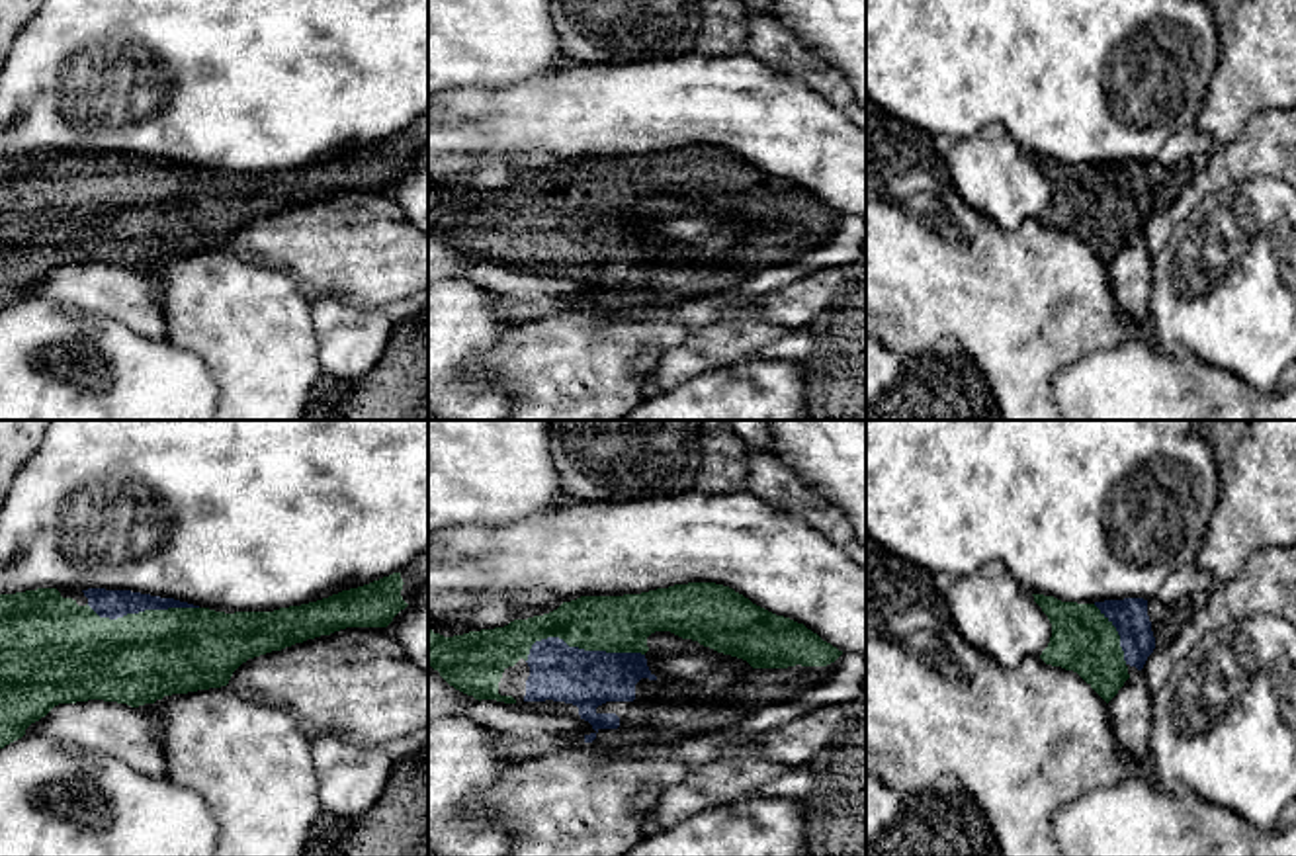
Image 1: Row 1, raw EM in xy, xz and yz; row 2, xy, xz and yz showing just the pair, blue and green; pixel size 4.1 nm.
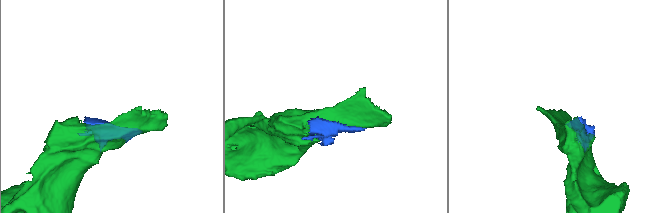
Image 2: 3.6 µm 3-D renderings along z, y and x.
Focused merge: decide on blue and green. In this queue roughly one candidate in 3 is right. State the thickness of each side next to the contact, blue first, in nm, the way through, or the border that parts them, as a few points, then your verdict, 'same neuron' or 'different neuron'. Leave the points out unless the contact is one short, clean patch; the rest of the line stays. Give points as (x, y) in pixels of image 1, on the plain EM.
240 nm thick on the blue side, 240 nm on the other; same neuron

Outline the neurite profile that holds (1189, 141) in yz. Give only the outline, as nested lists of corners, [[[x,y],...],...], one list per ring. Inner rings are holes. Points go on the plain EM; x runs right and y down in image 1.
[[[1185,127],[1167,141],[1157,160],[1165,166],[1173,166],[1181,160],[1188,160],[1198,152],[1210,154],[1216,147],[1216,141],[1200,129]]]

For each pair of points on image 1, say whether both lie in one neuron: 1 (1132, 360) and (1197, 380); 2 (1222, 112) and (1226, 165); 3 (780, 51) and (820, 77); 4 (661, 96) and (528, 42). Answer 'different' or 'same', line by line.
1: same
2: different
3: same
4: different

